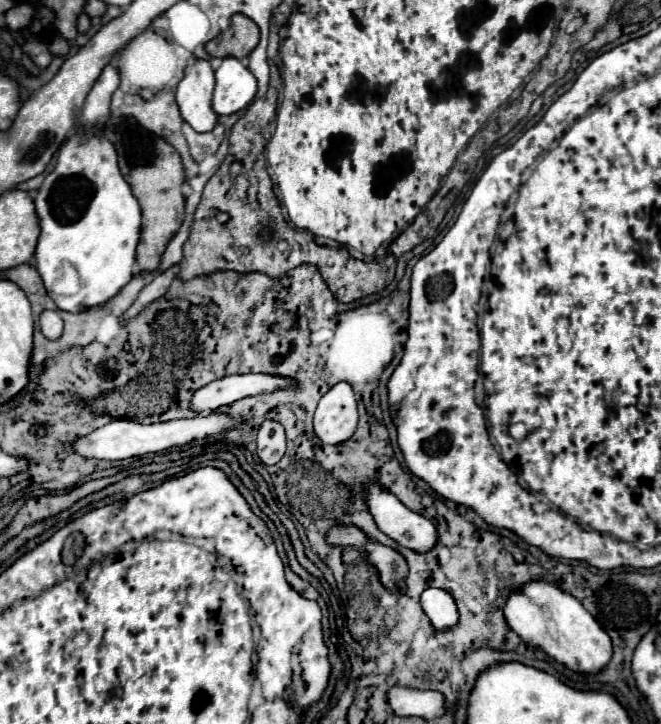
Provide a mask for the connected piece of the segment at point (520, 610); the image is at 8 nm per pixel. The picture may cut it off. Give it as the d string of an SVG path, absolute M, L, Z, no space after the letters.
M529 582L513 592L503 608L511 630L531 648L541 648L545 654L561 662L577 674L599 674L607 668L613 656L609 634L571 594L547 582Z

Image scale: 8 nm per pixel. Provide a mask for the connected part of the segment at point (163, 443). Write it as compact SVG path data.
M199 414L191 420L171 420L171 422L159 422L159 424L139 424L133 420L113 420L93 432L89 432L87 436L81 436L79 440L75 440L75 444L71 448L75 448L75 452L79 452L79 456L83 458L101 458L101 460L123 460L123 458L133 458L133 456L145 456L145 454L153 454L153 452L165 452L173 446L183 446L189 444L193 440L205 438L205 436L213 436L219 434L223 430L235 428L237 422L227 416L227 414Z

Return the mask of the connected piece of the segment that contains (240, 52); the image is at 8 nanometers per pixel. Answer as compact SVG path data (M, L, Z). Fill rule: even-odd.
M233 14L231 26L225 32L221 32L217 38L209 40L205 44L205 48L207 48L209 56L213 56L213 58L235 56L241 60L251 54L251 50L257 46L257 42L259 42L257 24L243 14Z

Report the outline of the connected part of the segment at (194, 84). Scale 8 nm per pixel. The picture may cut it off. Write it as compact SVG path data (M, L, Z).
M195 58L185 68L183 80L177 84L175 98L185 122L197 132L209 132L217 124L217 114L211 108L211 96L215 88L213 66L209 60Z

